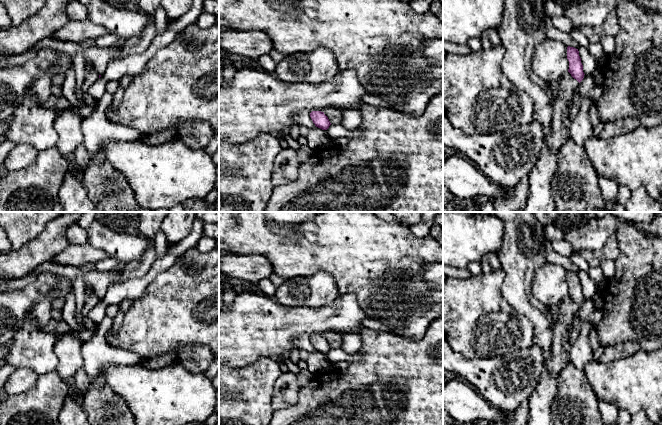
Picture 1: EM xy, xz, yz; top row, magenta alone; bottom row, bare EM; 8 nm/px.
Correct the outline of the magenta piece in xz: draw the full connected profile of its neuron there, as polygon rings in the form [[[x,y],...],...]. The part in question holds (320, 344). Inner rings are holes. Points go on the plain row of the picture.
[[[312,335],[310,337],[310,341],[313,347],[315,348],[315,350],[322,354],[327,354],[331,349],[328,341],[324,338],[324,336]]]

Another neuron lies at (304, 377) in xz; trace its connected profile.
[[[307,369],[301,370],[297,375],[298,385],[300,387],[308,385],[312,381],[313,377],[314,375],[311,372],[309,372]]]

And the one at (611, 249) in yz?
[[[613,234],[601,251],[582,251],[581,256],[590,267],[601,266],[605,260],[616,261],[619,257],[619,243],[616,234]]]

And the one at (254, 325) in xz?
[[[246,288],[239,291],[232,304],[219,307],[219,364],[227,364],[234,367],[247,365],[264,356],[280,356],[289,354],[295,347],[294,339],[299,336],[321,335],[327,332],[338,334],[355,333],[363,320],[369,318],[360,308],[354,293],[346,293],[338,296],[331,304],[319,308],[288,307],[279,304],[272,297],[260,294],[257,290]]]

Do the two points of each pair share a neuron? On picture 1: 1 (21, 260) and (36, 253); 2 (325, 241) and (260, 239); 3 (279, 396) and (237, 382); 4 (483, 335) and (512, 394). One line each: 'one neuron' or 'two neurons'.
1: one neuron
2: one neuron
3: two neurons
4: two neurons

